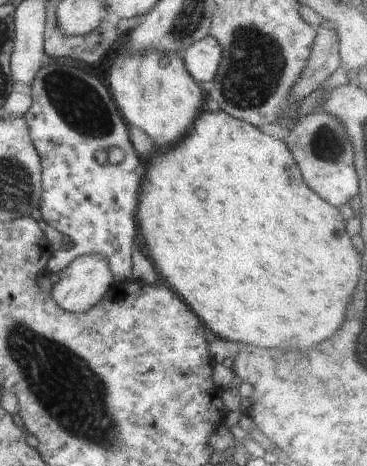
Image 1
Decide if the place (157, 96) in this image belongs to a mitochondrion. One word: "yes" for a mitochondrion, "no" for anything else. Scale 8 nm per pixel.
no

